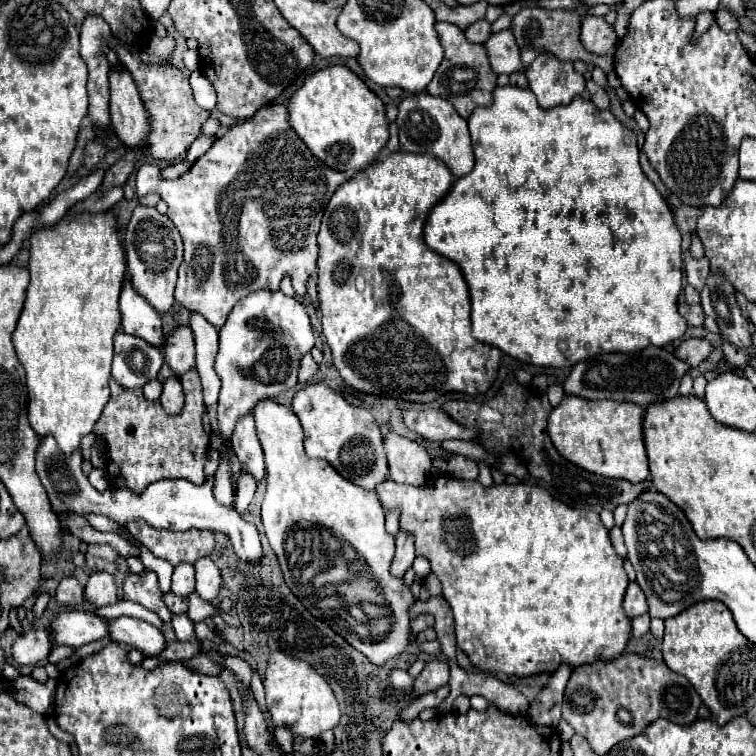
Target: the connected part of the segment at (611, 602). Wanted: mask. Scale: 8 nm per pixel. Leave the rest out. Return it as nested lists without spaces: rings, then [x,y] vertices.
[[[450,475],[432,477],[432,479],[430,479],[430,485],[424,485],[424,487],[400,485],[400,483],[394,483],[392,479],[386,479],[384,483],[380,483],[380,485],[376,487],[376,493],[378,493],[378,497],[380,497],[380,501],[382,501],[382,505],[384,505],[386,509],[398,507],[398,509],[402,511],[402,515],[400,515],[400,529],[404,529],[404,531],[408,531],[408,533],[414,533],[414,537],[416,537],[416,555],[426,557],[426,559],[430,561],[432,573],[442,581],[444,599],[450,603],[452,613],[454,613],[454,621],[456,621],[456,643],[458,643],[458,647],[468,655],[470,663],[472,663],[476,669],[488,671],[488,673],[508,673],[508,675],[520,675],[520,677],[524,677],[524,675],[534,675],[534,673],[554,673],[562,663],[566,663],[566,665],[570,665],[570,667],[576,669],[576,667],[580,667],[580,665],[584,665],[584,663],[594,663],[594,661],[600,661],[600,659],[616,659],[618,655],[624,653],[626,643],[628,643],[628,637],[630,637],[630,631],[632,631],[630,617],[628,617],[628,615],[624,613],[624,609],[622,609],[622,597],[624,597],[626,587],[628,587],[628,577],[626,577],[626,571],[624,571],[624,567],[622,567],[622,563],[624,563],[622,557],[620,557],[620,555],[614,551],[614,547],[612,547],[610,531],[602,525],[600,515],[598,515],[596,511],[578,511],[578,509],[572,509],[572,507],[568,507],[566,503],[554,499],[546,489],[534,487],[534,485],[524,485],[524,483],[520,483],[520,485],[492,485],[492,487],[488,487],[488,489],[484,489],[478,481],[462,481],[462,479],[454,479],[454,477],[450,477]]]

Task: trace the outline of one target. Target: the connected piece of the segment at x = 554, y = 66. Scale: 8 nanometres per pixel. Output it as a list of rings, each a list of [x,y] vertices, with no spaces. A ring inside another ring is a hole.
[[[552,55],[536,57],[536,61],[526,67],[526,77],[544,109],[568,105],[586,87],[586,79],[574,71],[570,61],[560,61]]]

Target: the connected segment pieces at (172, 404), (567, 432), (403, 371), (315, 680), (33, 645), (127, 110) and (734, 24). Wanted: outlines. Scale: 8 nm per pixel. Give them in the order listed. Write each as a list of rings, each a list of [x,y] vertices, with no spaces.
[[[170,377],[170,379],[164,381],[164,391],[162,391],[160,403],[162,403],[164,411],[170,413],[170,415],[174,415],[174,413],[178,413],[178,409],[182,409],[184,391],[182,391],[182,385],[180,385],[178,377]]]
[[[564,397],[564,401],[554,407],[548,417],[548,435],[554,447],[578,467],[584,467],[596,475],[640,483],[650,475],[642,435],[642,419],[644,409],[634,403]]]
[[[398,151],[342,183],[324,211],[318,233],[322,333],[342,379],[360,393],[432,403],[448,391],[484,395],[496,381],[500,349],[472,337],[470,295],[460,267],[432,251],[422,239],[428,213],[446,197],[452,183],[452,173],[440,159]]]
[[[272,653],[264,673],[264,687],[274,725],[288,727],[292,735],[314,739],[320,733],[334,729],[340,721],[340,707],[328,681],[316,669],[312,669],[310,663],[292,659],[284,653]]]
[[[30,629],[12,643],[12,659],[18,665],[36,665],[50,653],[50,633],[46,629]]]
[[[110,69],[110,117],[116,137],[134,147],[142,145],[150,133],[150,117],[138,95],[138,89],[126,69]]]
[[[721,3],[715,12],[716,19],[718,19],[718,25],[724,29],[724,31],[738,31],[740,23],[736,19],[736,15],[732,14]]]

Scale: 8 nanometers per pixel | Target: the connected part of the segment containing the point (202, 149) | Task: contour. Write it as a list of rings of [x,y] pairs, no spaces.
[[[200,135],[200,137],[192,143],[192,147],[188,149],[186,159],[188,159],[190,163],[194,163],[200,155],[204,155],[204,153],[214,145],[214,141],[216,141],[216,135]]]

